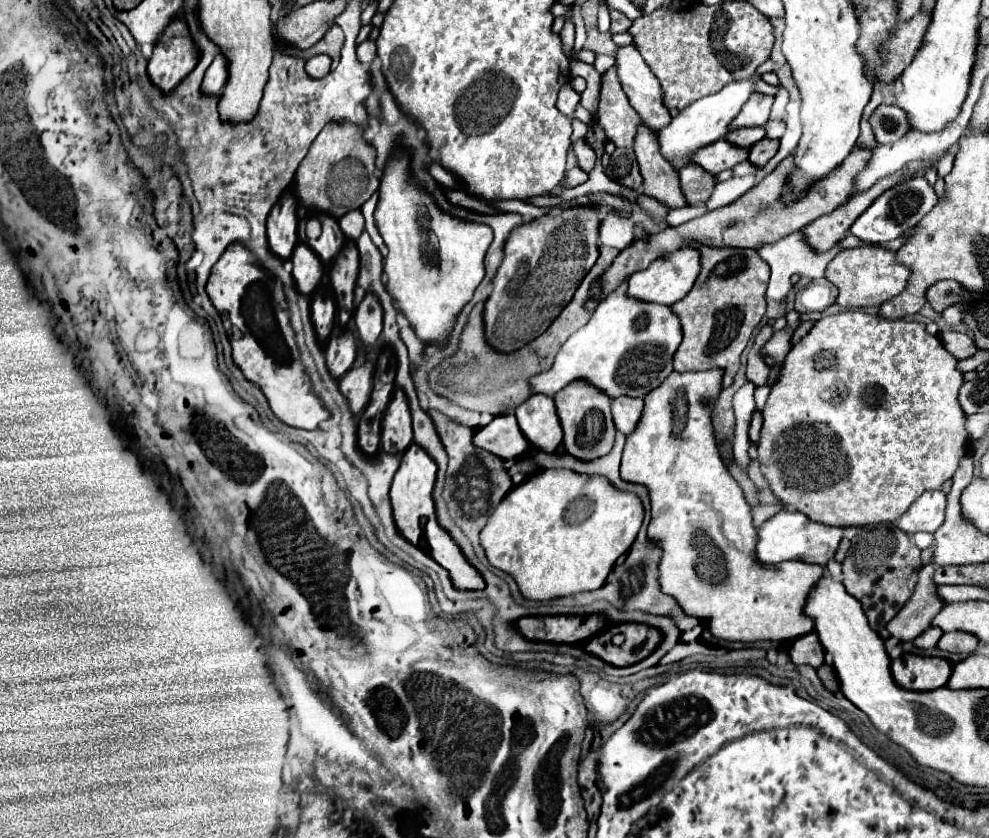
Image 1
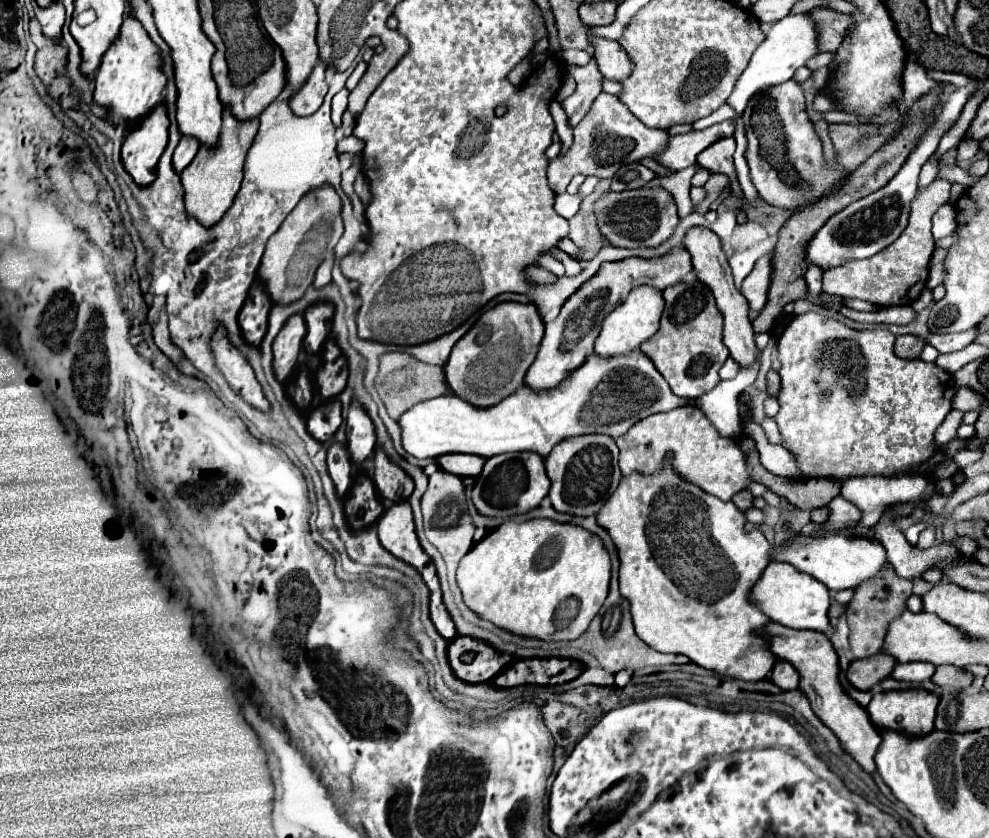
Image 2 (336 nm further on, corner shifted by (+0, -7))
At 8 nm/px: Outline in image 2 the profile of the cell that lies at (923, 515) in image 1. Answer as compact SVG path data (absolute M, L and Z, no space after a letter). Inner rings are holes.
M929 526L929 528L925 528L925 530L919 534L917 548L919 548L919 550L927 550L927 548L931 548L933 544L935 544L935 528Z

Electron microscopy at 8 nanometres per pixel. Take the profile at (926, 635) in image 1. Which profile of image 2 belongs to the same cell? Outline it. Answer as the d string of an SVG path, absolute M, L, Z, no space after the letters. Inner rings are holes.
M911 662L909 666L895 666L889 676L903 682L923 682L923 680L929 680L933 672L935 672L935 666L929 662Z

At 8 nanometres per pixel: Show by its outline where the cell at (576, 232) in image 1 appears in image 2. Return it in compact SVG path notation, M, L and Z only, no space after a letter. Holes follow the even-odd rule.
M505 302L487 310L477 324L455 344L443 366L449 390L477 408L489 408L519 390L525 370L533 364L543 338L543 322L533 304Z

